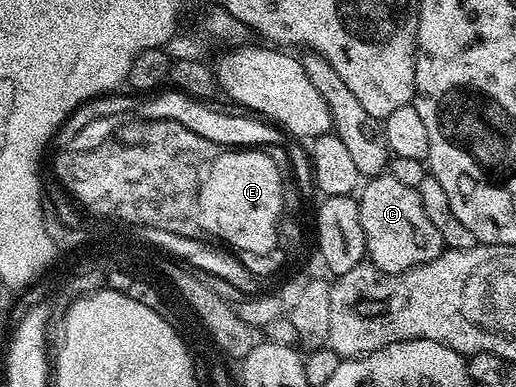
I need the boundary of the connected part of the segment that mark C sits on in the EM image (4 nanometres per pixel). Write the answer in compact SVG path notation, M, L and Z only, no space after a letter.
M388 173L372 176L360 188L357 208L363 221L365 253L368 262L378 271L394 275L423 265L441 254L443 244L439 229L431 225L431 217L427 217L427 209L423 209L423 201L419 201L419 193L415 187L402 185Z

